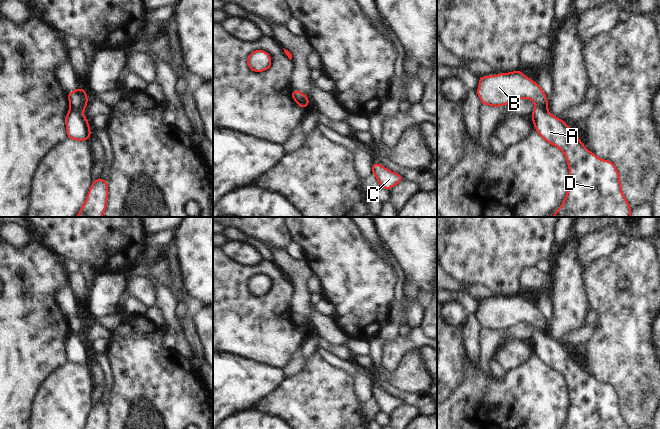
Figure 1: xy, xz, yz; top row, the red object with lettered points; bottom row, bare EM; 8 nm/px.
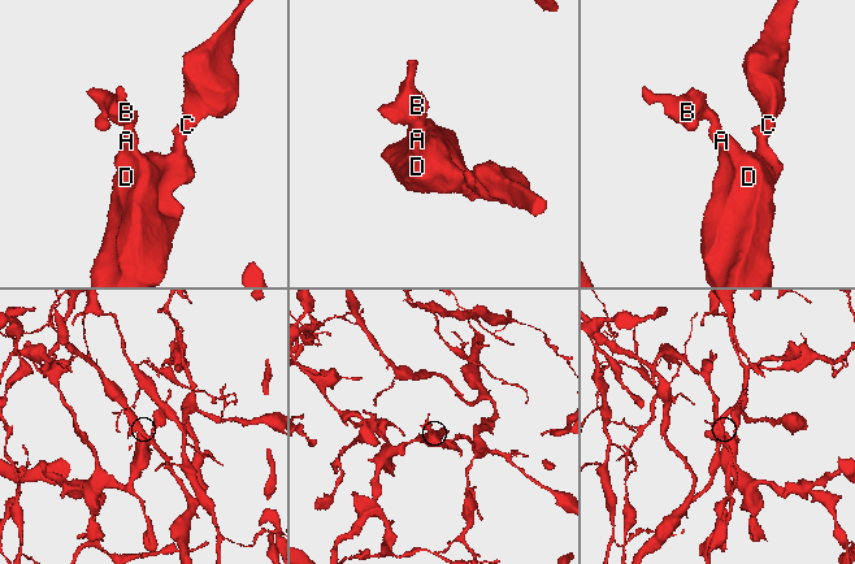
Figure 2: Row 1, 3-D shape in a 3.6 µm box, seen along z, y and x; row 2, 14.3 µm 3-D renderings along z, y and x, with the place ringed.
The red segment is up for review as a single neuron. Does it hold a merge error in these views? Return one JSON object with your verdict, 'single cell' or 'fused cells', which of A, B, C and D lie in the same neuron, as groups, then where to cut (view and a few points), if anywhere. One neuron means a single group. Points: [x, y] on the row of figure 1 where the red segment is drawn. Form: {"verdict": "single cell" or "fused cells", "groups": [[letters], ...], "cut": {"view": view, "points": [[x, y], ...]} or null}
{"verdict": "fused cells", "groups": [["A", "C", "D"], ["B"]], "cut": {"view": "xy", "points": [[70, 107], [82, 111]]}}

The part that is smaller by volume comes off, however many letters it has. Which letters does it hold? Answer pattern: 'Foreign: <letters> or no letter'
Foreign: B

